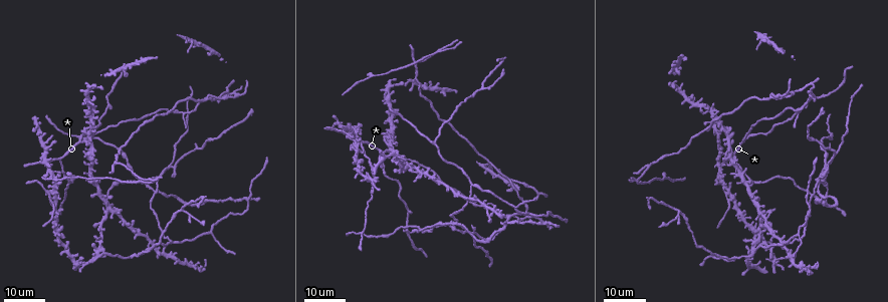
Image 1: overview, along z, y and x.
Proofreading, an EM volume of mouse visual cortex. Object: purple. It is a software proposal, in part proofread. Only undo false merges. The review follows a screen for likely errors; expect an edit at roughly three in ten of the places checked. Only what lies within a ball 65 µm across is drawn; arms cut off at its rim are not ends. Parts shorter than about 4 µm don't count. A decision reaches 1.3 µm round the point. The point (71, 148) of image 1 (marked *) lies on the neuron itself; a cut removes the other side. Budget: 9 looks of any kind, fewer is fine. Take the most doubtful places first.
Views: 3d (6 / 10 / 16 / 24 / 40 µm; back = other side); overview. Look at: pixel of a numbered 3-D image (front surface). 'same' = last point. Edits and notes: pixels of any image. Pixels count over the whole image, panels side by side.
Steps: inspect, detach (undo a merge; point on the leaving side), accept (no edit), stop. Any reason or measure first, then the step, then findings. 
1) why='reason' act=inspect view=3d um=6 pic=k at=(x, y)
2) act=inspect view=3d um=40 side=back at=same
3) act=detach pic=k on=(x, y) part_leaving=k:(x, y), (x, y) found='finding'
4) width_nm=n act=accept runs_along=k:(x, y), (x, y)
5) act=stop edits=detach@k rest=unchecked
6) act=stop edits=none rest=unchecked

why='a fork' act=inspect view=3d um=24 pic=1 at=(770, 95)

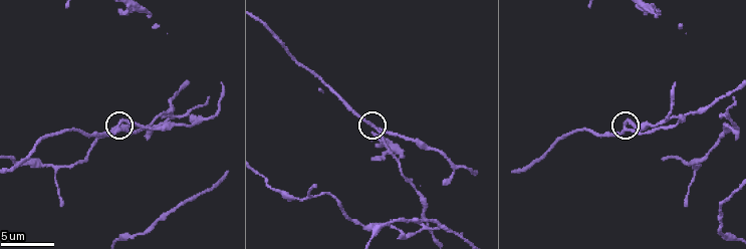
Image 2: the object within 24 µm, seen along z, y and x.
act=inspect view=3d um=6 pic=2 at=(118, 128)

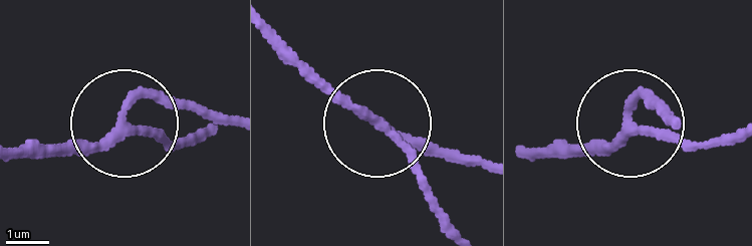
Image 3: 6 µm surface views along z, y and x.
arms=3 act=accept runs_along=3:(453, 223), (378, 126), (457, 155) found='one neuron here'

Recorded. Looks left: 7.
why='small branch off a trunk' act=inspect view=3d um=10 pic=2 at=(730, 121)

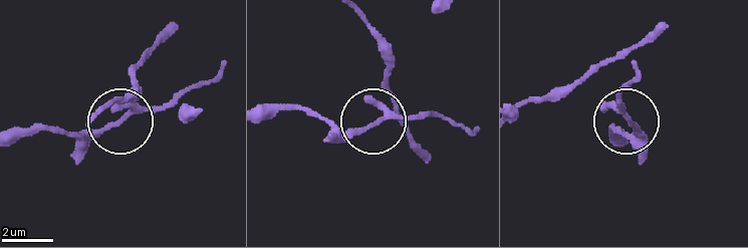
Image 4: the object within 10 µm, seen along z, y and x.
width_nm=160 act=accept runs_along=4:(615, 144), (615, 131), (635, 129), (584, 74) found='all the same neuron'

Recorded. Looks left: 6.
act=inspect view=3d um=16 pic=1 at=(81, 140)

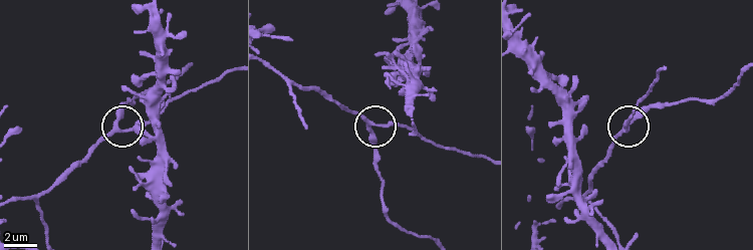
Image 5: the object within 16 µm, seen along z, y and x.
why='zoom in' act=inspect view=3d um=6 pic=5 at=(117, 123)

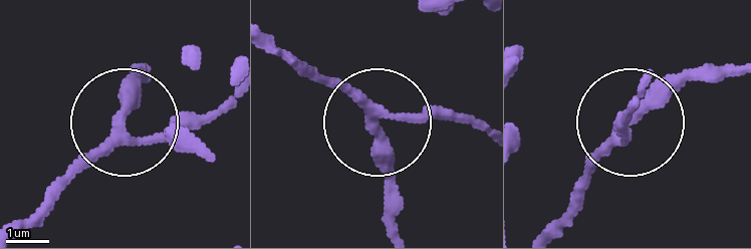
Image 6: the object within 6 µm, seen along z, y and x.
side_arm_um=40 act=accept runs_along=6:(285, 60), (367, 113), (397, 197) found='all the same neuron'

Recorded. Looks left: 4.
why='three-way junction' act=inspect view=3d um=16 pic=1 at=(480, 88)

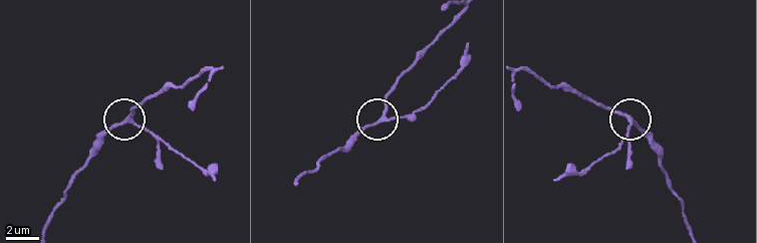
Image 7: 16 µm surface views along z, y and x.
act=inspect view=3d um=6 pic=7 at=(130, 119)

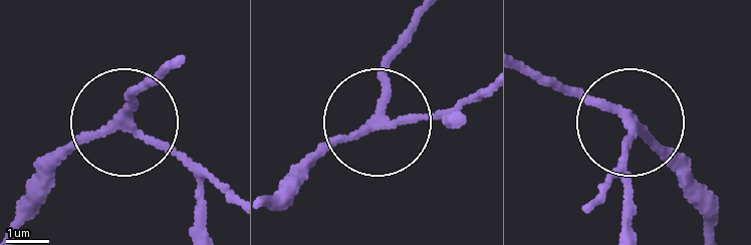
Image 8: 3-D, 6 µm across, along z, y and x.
width_nm=190 act=accept runs_along=8:(16, 215), (73, 151), (128, 126), (171, 144), (210, 179) found='all the same neuron'

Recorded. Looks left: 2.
act=stop edits=none rest=unchecked

